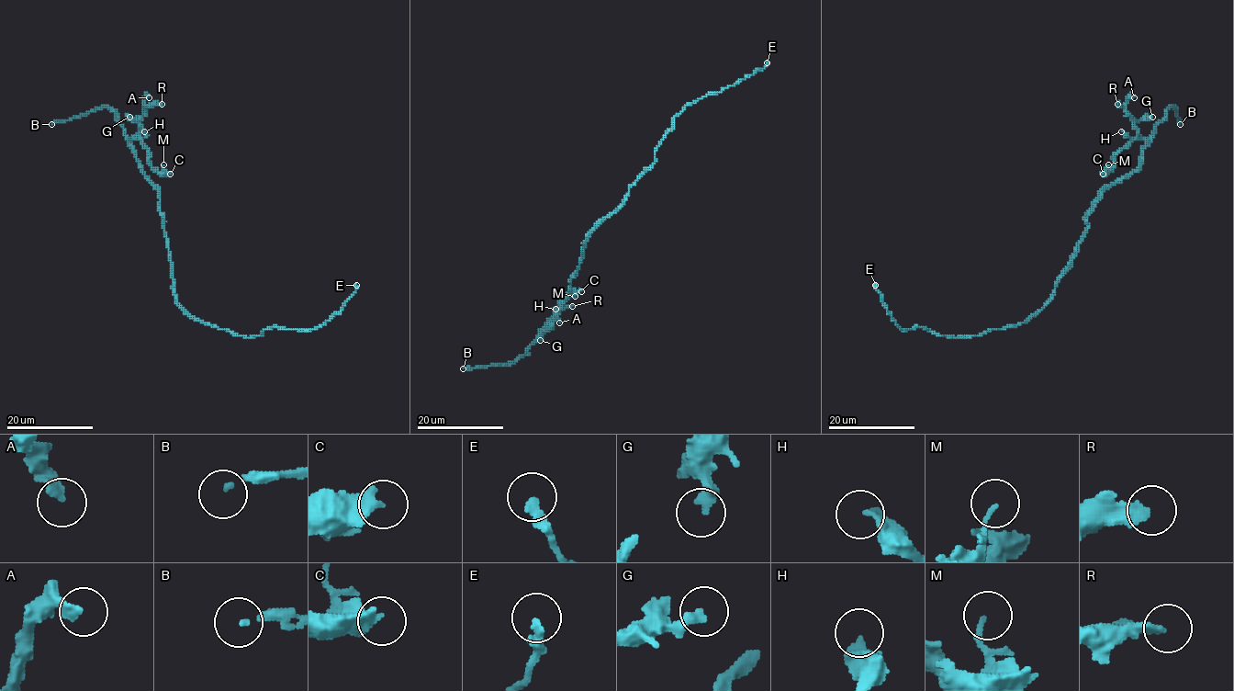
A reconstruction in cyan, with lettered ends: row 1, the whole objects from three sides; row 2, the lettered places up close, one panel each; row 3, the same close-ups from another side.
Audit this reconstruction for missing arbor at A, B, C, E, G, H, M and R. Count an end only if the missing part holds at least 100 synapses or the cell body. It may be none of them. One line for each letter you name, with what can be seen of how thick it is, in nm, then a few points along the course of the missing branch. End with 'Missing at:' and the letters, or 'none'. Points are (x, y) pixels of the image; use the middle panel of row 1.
B: 130 nm thick
Missing at: B

